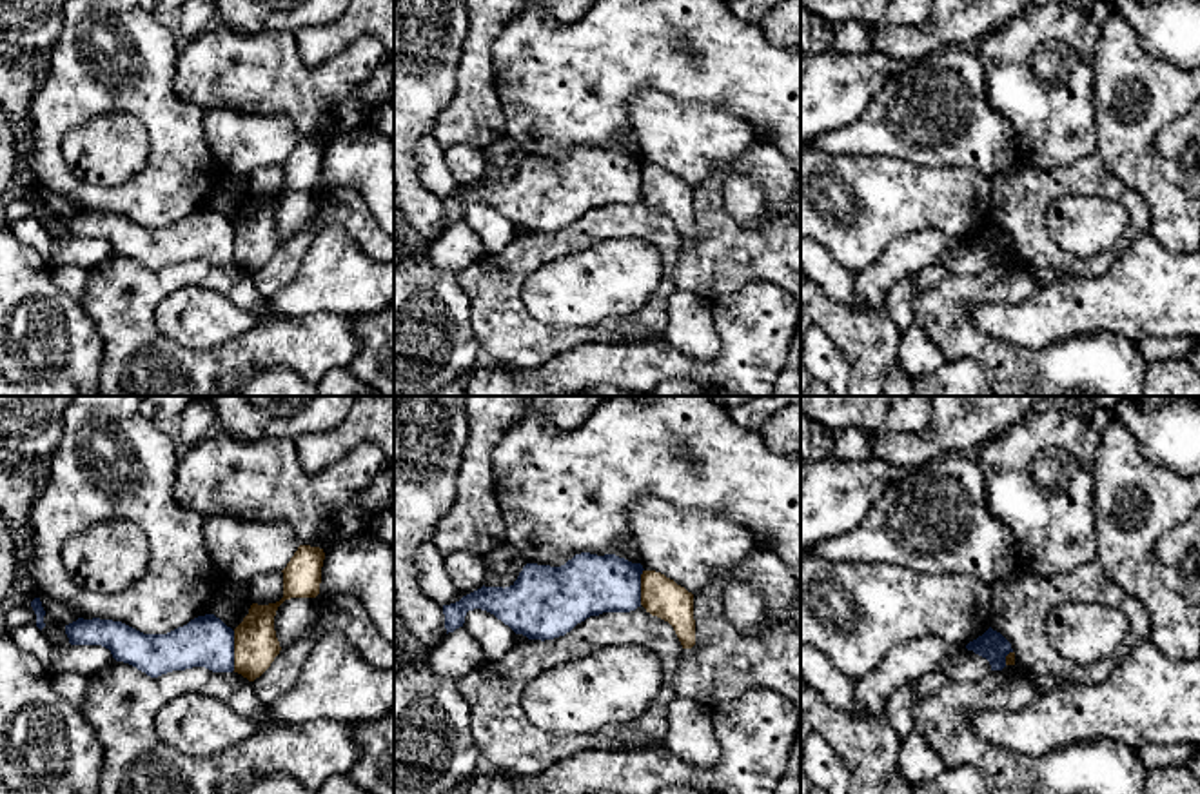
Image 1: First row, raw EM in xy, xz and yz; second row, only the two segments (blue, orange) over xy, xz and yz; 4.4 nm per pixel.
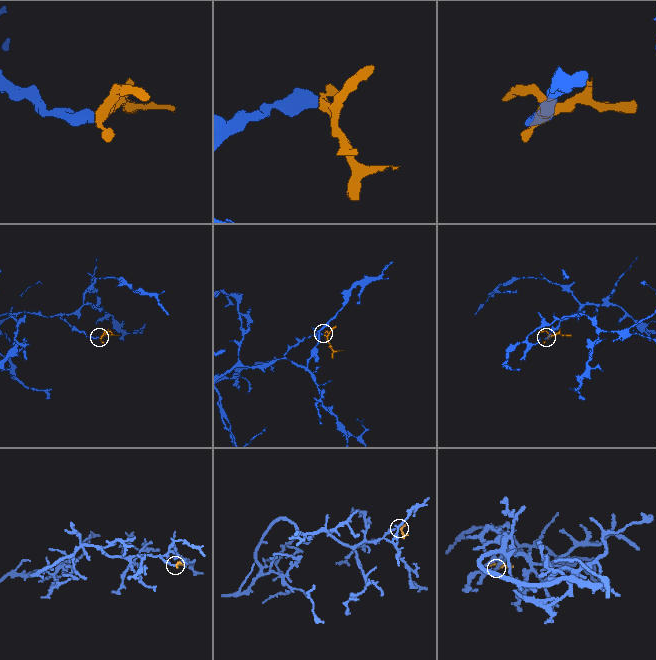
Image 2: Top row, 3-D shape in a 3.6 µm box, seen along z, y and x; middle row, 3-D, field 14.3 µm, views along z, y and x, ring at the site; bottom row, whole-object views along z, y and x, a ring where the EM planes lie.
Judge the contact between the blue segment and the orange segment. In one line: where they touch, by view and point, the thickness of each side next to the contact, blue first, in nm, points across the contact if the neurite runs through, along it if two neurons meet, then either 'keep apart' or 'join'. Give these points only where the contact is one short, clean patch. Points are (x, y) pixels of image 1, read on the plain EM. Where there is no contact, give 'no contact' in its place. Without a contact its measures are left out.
contact xy (233, 244); calibres 220 and 190 nm; keep apart

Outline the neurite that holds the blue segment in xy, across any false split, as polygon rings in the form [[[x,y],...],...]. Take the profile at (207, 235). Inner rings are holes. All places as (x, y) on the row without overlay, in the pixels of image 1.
[[[214,207],[198,209],[167,227],[143,227],[113,213],[78,211],[65,218],[65,227],[71,238],[102,238],[116,254],[151,271],[192,260],[234,263],[234,223]]]

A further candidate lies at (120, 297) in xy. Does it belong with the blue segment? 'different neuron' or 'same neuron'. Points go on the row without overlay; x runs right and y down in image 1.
different neuron

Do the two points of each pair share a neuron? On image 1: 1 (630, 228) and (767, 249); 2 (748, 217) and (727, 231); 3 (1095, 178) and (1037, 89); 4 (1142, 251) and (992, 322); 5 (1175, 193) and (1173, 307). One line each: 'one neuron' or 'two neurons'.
1: two neurons
2: two neurons
3: two neurons
4: one neuron
5: two neurons

